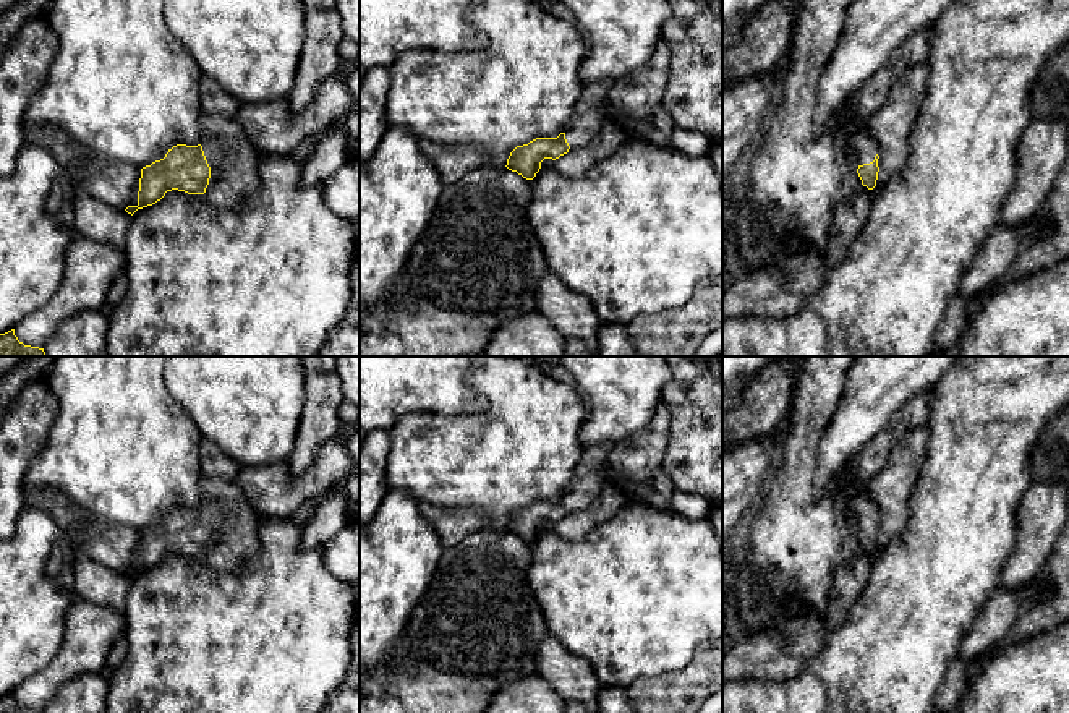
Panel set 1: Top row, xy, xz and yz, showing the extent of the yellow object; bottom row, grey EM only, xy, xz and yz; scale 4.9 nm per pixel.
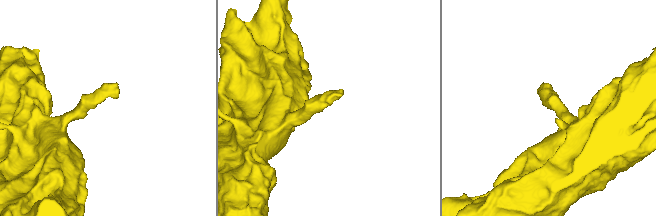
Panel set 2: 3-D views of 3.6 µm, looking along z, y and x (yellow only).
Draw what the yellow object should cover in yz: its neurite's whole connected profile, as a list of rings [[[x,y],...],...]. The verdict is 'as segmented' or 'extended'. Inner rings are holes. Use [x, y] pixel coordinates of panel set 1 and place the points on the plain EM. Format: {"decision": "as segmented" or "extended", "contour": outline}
{"decision": "extended", "contour": [[[868,494],[857,496],[852,506],[852,512],[854,515],[850,525],[858,541],[858,546],[867,549],[868,553],[873,553],[876,549],[879,535],[879,519],[873,499]]]}

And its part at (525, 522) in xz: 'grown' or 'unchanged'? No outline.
grown

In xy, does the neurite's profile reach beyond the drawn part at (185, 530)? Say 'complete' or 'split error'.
split error

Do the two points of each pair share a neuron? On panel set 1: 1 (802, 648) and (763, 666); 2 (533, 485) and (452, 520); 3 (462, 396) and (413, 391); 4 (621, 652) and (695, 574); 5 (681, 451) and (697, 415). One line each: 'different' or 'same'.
1: same
2: different
3: same
4: same
5: same

